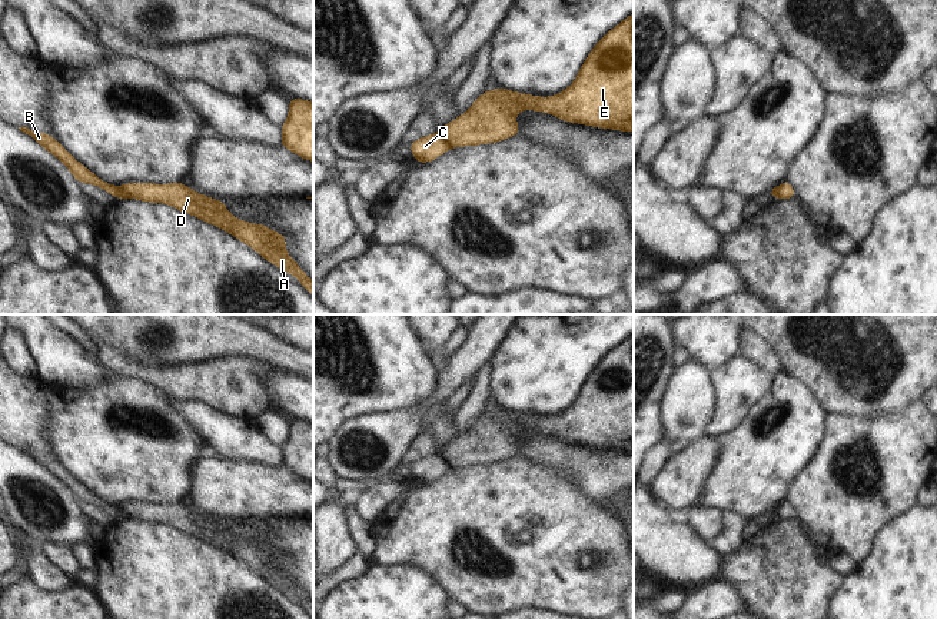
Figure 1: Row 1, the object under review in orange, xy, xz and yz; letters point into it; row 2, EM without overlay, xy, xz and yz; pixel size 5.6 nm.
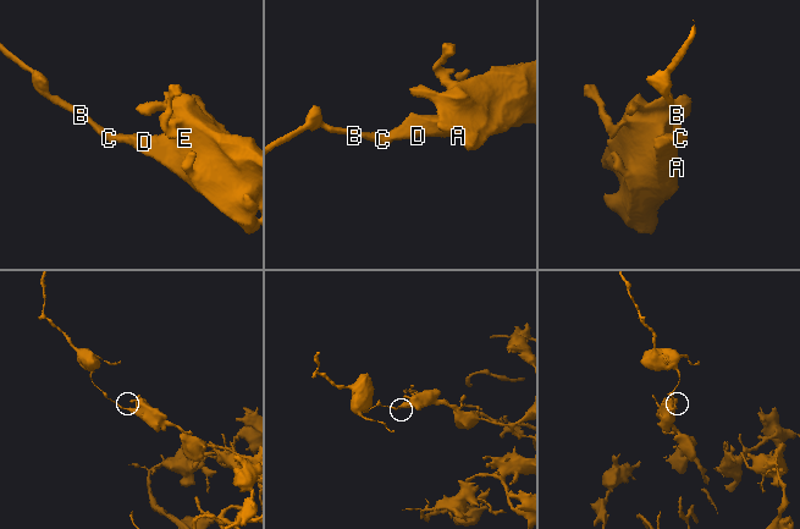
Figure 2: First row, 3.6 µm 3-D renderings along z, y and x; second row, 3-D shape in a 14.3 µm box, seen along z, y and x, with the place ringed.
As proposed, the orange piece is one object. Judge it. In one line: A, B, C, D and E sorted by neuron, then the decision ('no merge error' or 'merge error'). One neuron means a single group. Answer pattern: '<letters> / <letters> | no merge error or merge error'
A D E / B C | merge error

